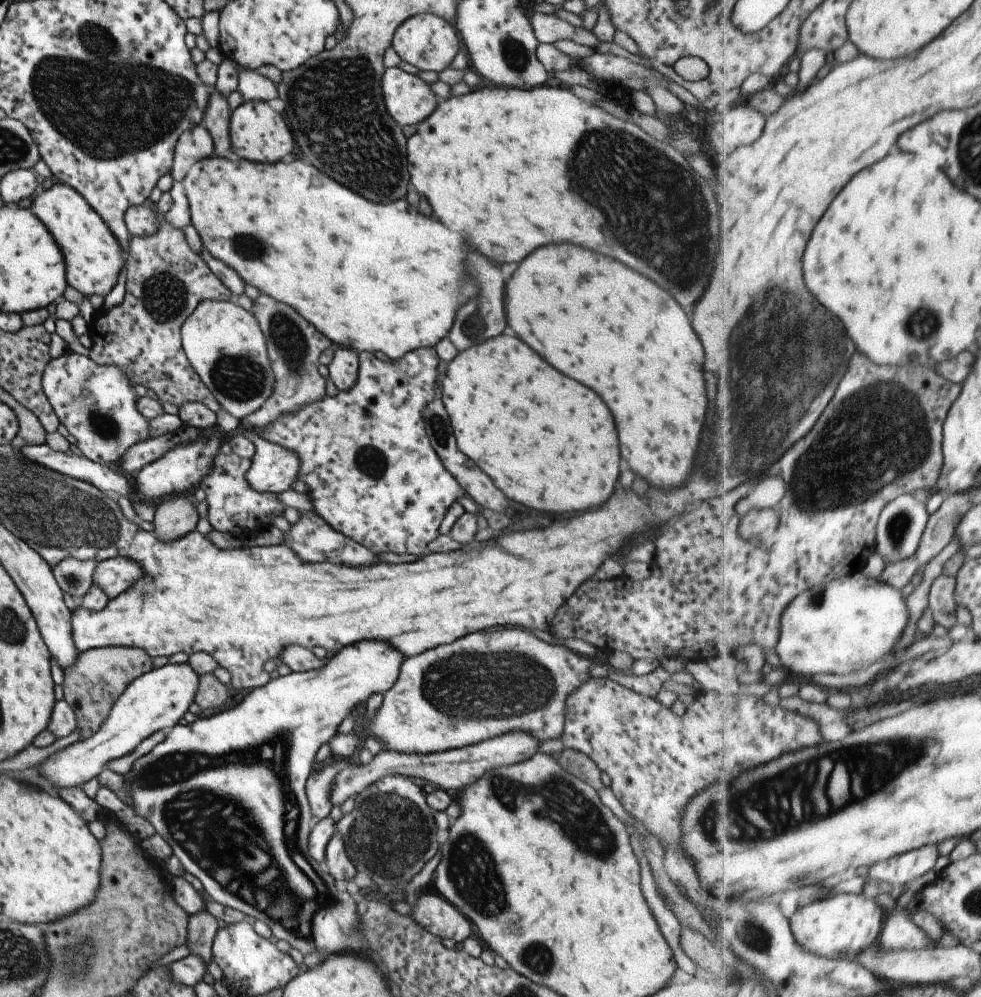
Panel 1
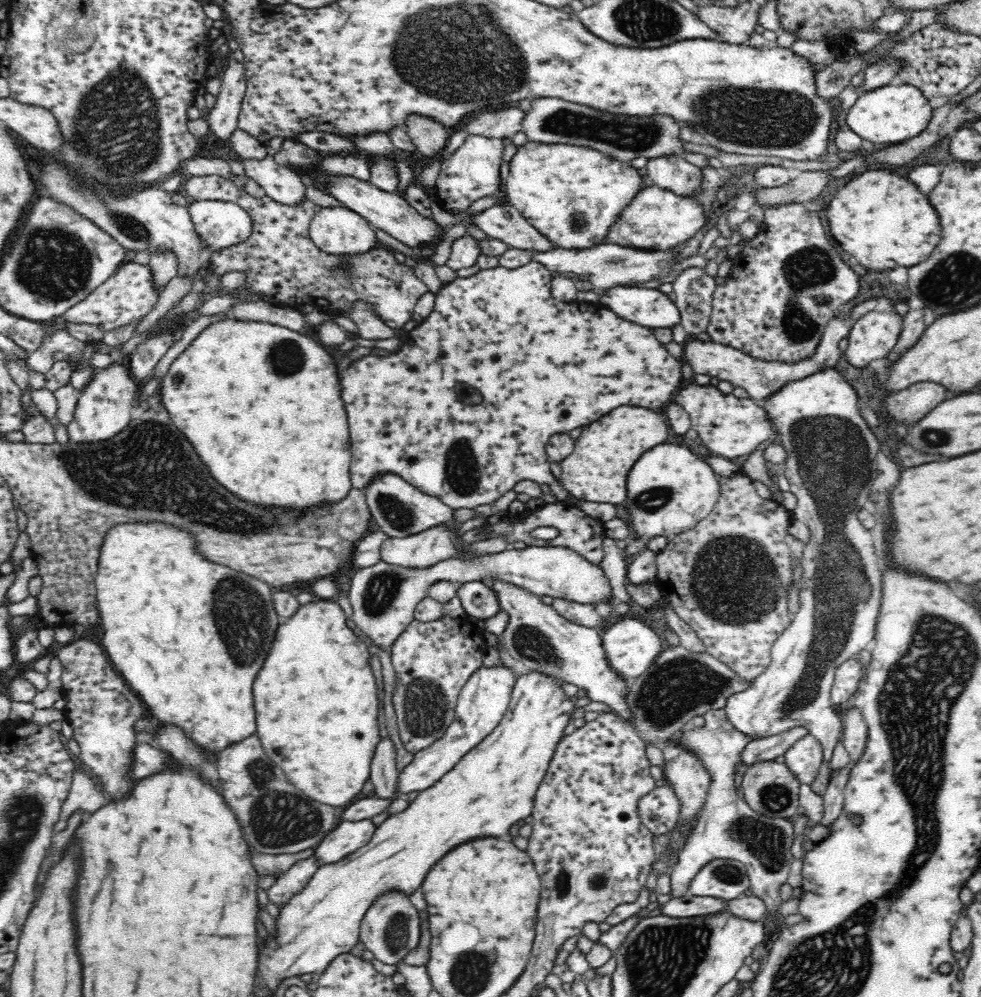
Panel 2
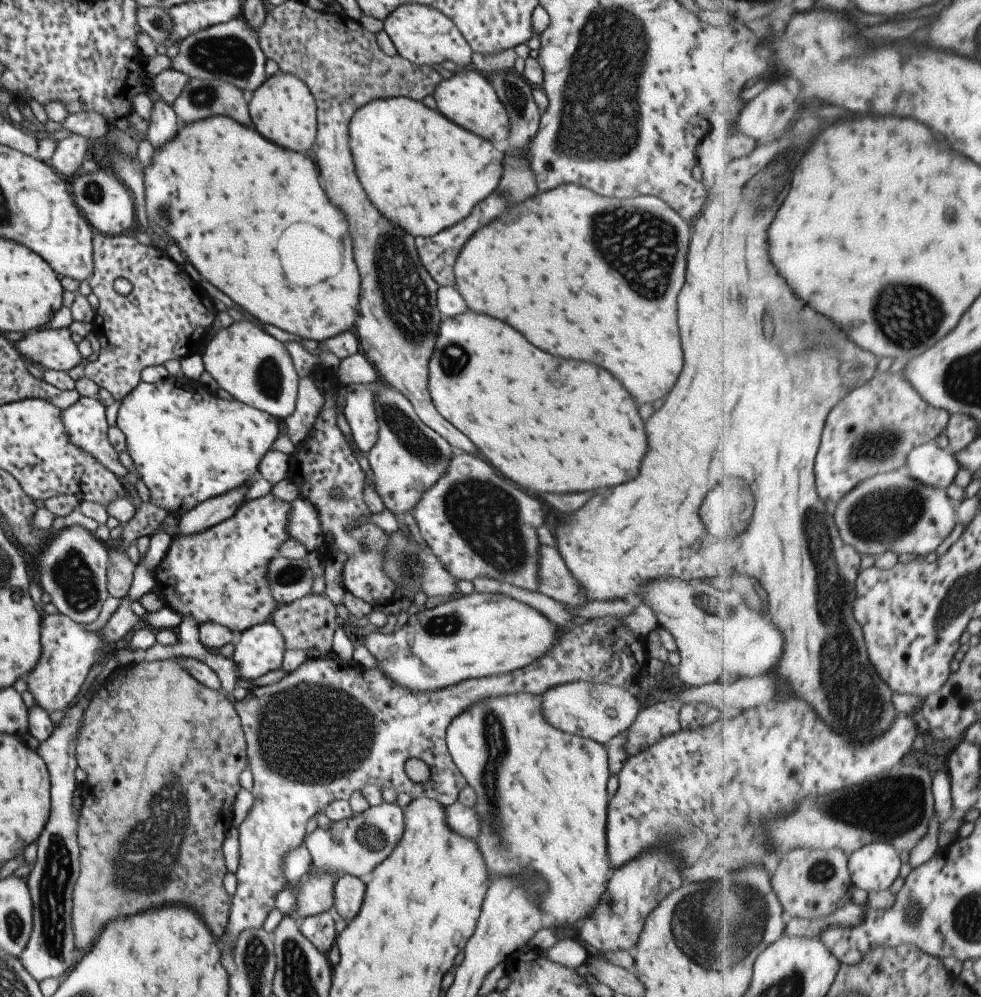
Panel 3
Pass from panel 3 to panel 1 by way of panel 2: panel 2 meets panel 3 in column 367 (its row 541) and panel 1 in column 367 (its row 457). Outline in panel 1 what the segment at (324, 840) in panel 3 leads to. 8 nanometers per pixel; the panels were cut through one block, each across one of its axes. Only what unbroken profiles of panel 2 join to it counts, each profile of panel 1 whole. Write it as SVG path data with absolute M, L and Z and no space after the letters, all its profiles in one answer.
M388 775L370 784L355 797L354 809L337 822L336 828L336 834L342 838L348 858L351 858L358 872L370 876L378 886L396 886L410 882L422 870L422 866L438 852L435 811L428 806L422 784L407 776Z

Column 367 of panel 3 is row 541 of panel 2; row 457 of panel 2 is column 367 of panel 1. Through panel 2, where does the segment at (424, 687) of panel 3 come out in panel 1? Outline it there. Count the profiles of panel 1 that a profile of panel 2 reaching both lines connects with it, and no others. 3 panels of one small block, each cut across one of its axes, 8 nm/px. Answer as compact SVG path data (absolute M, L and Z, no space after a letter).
M386 642L346 646L316 670L269 680L226 712L210 718L198 717L186 726L176 724L164 741L134 761L124 776L123 787L132 798L134 812L154 826L155 832L170 844L184 870L202 882L212 899L244 912L251 921L262 920L276 938L286 940L304 957L314 952L317 956L322 952L328 956L368 952L362 930L358 928L360 916L356 910L362 896L354 898L348 892L339 892L335 885L332 890L330 886L325 888L321 880L328 872L322 872L325 867L309 854L313 814L306 796L306 782L318 748L334 738L340 724L358 705L373 694L386 694L396 684L403 664L402 656Z

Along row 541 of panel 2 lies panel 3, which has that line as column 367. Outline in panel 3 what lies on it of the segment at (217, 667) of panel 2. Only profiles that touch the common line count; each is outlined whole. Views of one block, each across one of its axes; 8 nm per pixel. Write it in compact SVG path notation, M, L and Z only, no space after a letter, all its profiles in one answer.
M391 97L388 99L379 99L369 104L366 104L363 108L360 108L351 119L349 128L349 148L353 155L353 164L356 164L356 174L368 194L368 198L372 200L372 204L388 218L392 220L393 224L396 224L400 229L408 232L412 237L432 237L439 234L442 230L455 226L460 220L464 220L472 208L488 198L488 194L494 192L498 180L500 180L500 160L502 160L502 154L494 148L492 142L456 126L454 122L450 122L448 118L445 118L439 111L430 110L424 106L422 101L414 101L405 97Z

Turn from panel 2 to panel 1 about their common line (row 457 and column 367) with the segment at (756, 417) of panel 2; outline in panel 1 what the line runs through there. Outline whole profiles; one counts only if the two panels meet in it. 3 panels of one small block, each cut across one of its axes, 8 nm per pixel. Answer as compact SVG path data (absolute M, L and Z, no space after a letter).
M500 628L468 634L448 646L438 646L418 654L416 658L404 660L400 676L396 684L383 694L376 716L358 732L336 733L329 742L331 756L334 760L353 760L368 736L378 738L383 750L404 754L434 754L464 748L516 730L522 730L540 742L560 738L568 696L592 678L590 668L595 663L592 658L579 655L565 645L544 642L526 630Z

